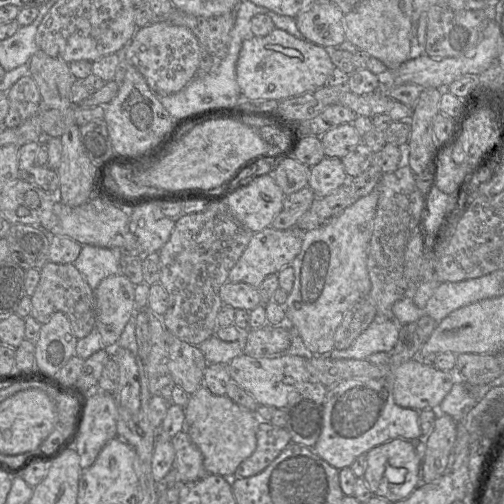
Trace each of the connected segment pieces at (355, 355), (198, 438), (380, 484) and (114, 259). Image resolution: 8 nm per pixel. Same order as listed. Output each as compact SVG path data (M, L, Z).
M377 316L345 350L333 349L329 353L332 359L366 360L378 352L391 353L399 337L399 324L394 319Z
M204 385L190 396L185 408L184 430L201 451L207 472L229 480L235 477L240 464L256 450L260 422L257 412L239 406L227 395L212 394Z
M394 439L378 445L366 453L364 480L370 491L391 503L407 498L421 483L422 460L417 456L415 441Z
M82 245L81 253L73 264L94 291L105 278L120 273L120 259L122 255L123 252L119 248Z

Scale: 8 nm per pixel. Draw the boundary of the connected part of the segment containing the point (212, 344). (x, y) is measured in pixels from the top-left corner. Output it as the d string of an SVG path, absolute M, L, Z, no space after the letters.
M240 330L240 337L235 342L225 342L215 334L197 347L203 352L208 364L227 365L237 356L244 354L248 330Z

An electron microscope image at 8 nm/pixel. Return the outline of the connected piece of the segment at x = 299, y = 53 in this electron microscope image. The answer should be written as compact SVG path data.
M274 28L264 37L252 35L244 40L236 64L236 79L243 99L282 101L327 85L334 68L329 49Z

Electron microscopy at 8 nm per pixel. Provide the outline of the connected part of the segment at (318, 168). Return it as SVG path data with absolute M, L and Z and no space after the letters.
M324 157L310 168L308 187L316 198L323 198L344 185L348 177L340 158Z

